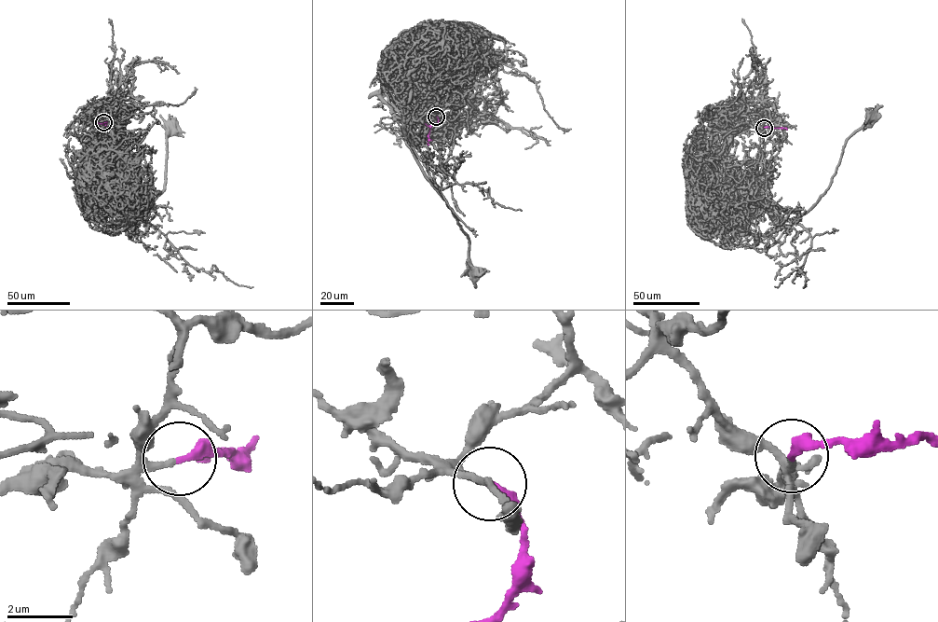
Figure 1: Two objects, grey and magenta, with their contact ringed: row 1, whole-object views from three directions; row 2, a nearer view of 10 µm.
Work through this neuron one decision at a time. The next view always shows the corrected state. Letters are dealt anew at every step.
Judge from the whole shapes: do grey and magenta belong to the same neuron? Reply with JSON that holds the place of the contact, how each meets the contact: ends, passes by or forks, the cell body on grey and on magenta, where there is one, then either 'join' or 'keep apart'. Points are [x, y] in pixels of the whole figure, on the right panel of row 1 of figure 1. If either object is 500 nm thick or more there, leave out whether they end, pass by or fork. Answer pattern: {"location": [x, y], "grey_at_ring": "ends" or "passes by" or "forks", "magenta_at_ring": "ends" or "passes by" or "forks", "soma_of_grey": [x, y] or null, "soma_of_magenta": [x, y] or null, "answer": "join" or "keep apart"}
{"location": [764, 128], "grey_at_ring": "passes by", "magenta_at_ring": "ends", "soma_of_grey": [871, 116], "soma_of_magenta": null, "answer": "join"}

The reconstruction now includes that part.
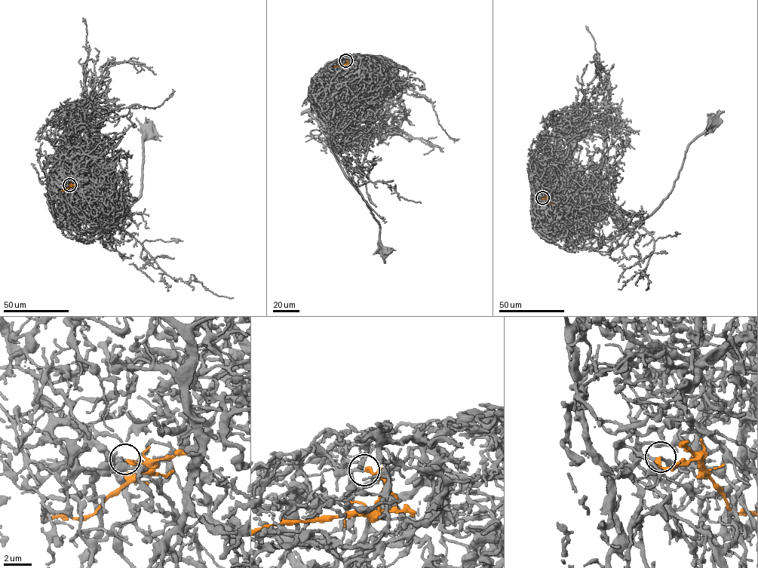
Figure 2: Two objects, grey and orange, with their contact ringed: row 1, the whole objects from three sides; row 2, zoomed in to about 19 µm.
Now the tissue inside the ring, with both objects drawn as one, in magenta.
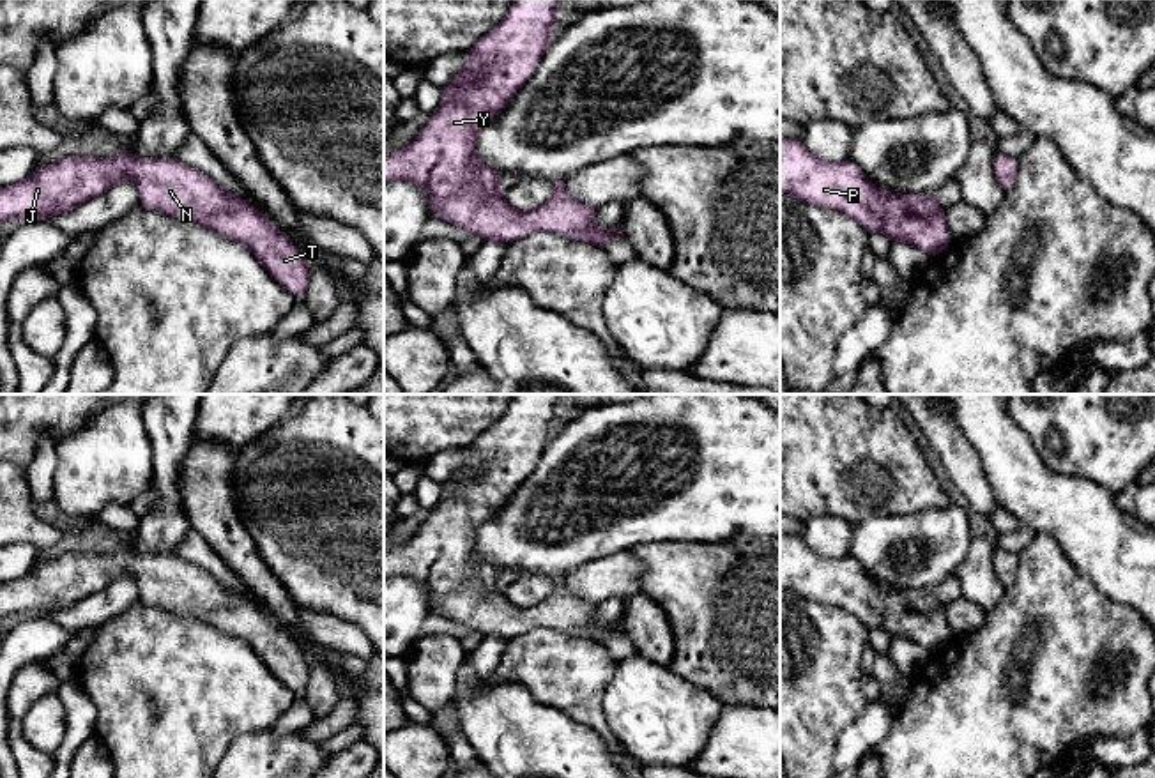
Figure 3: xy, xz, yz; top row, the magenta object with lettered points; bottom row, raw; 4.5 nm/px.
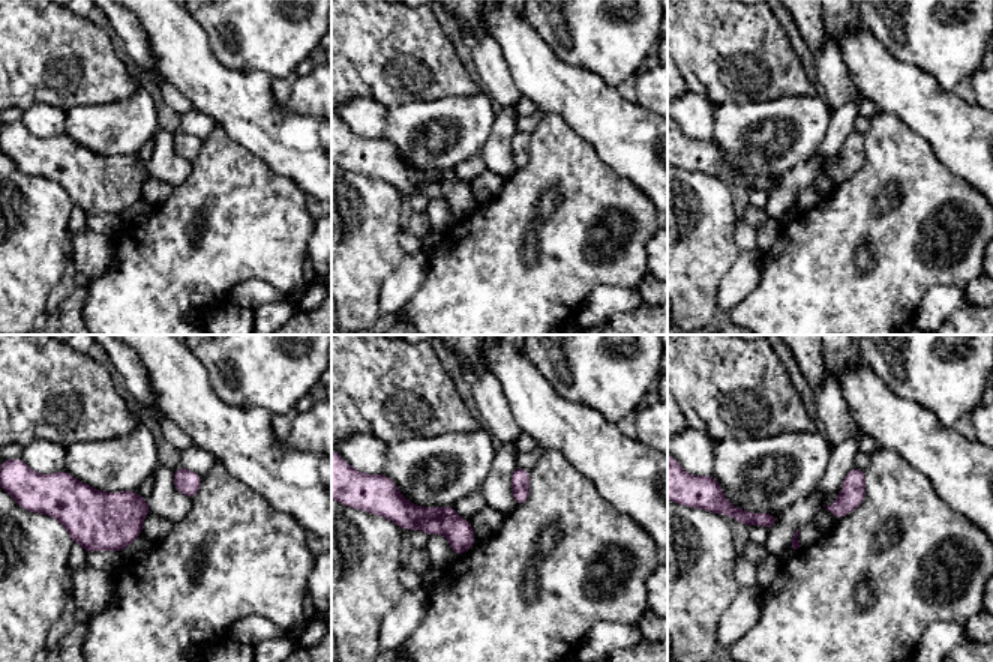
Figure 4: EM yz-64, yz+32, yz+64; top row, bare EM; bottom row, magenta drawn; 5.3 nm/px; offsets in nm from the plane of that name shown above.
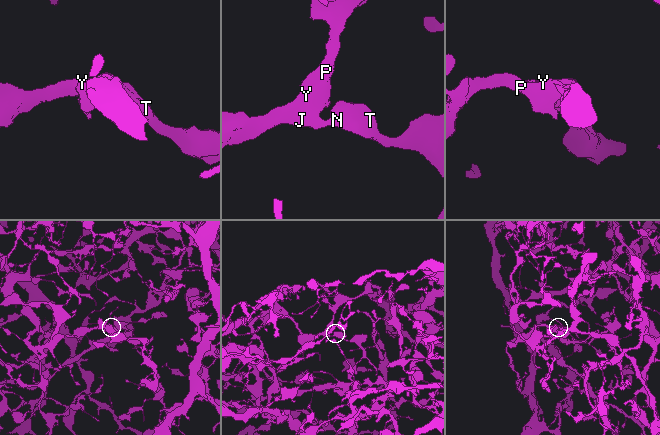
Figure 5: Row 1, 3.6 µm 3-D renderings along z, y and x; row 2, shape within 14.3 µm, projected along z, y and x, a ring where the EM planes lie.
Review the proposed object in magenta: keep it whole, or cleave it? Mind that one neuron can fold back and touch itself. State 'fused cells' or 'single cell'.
single cell

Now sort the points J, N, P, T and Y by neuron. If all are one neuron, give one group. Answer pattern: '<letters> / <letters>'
J N P T Y

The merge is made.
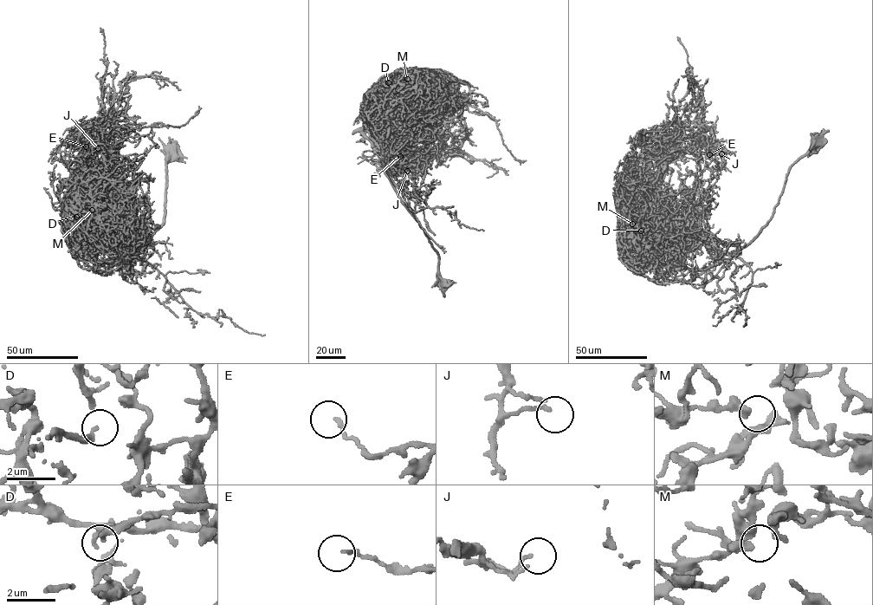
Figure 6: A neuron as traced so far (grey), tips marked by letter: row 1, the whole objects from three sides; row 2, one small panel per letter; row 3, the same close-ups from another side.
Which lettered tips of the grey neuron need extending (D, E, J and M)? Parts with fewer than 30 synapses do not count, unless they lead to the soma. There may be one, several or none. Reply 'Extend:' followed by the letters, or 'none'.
Extend: none

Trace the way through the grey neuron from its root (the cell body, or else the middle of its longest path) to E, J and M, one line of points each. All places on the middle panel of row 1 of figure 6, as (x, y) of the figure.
E: (445, 285), (438, 254), (385, 173), (378, 146), (415, 103), (412, 153), (400, 156)
J: (445, 285), (438, 254), (385, 173), (378, 146), (415, 103), (410, 139), (414, 145), (404, 163), (407, 171)
M: (445, 285), (437, 264), (438, 254), (385, 173), (378, 146), (391, 122), (382, 94), (394, 80), (407, 79)

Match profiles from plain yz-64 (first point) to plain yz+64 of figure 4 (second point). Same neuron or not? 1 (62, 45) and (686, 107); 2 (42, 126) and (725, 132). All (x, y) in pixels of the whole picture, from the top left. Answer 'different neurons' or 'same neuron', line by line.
1: different neurons
2: different neurons

